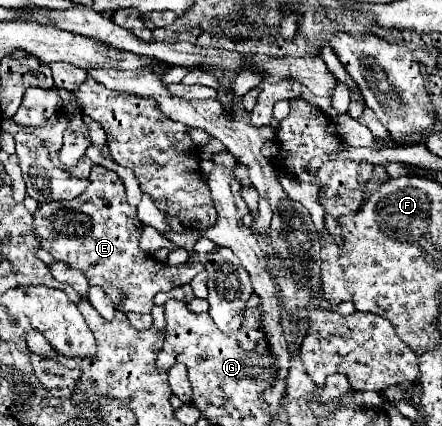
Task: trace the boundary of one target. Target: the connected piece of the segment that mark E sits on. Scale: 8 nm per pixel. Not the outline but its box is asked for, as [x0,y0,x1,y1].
[33,165,205,313]

